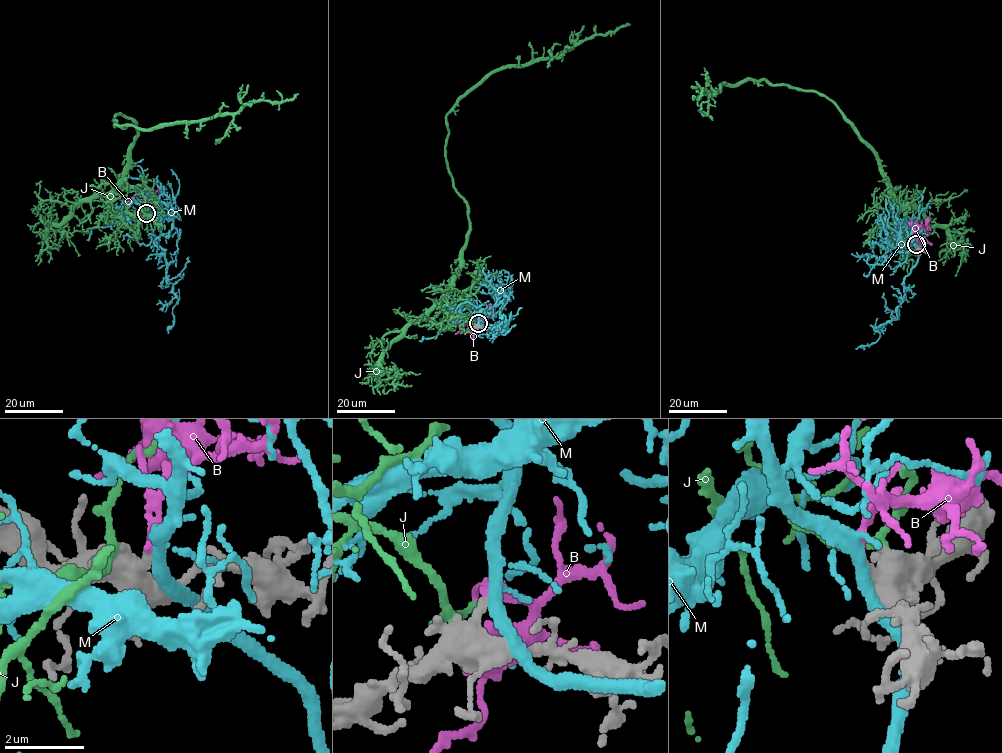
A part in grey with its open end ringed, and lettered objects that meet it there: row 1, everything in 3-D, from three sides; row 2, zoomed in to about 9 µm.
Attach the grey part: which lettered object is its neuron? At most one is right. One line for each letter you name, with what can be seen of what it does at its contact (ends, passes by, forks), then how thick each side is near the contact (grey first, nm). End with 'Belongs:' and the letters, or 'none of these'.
B: it ends there; 200 nm thick on the grey side, 190 nm on the other
Belongs: B

